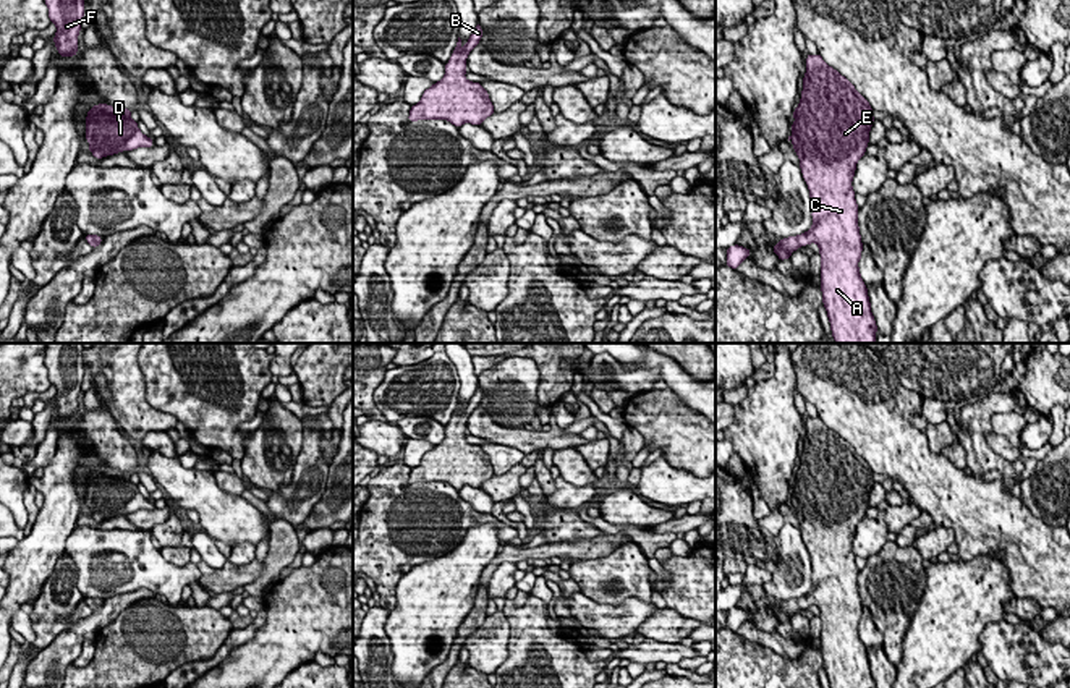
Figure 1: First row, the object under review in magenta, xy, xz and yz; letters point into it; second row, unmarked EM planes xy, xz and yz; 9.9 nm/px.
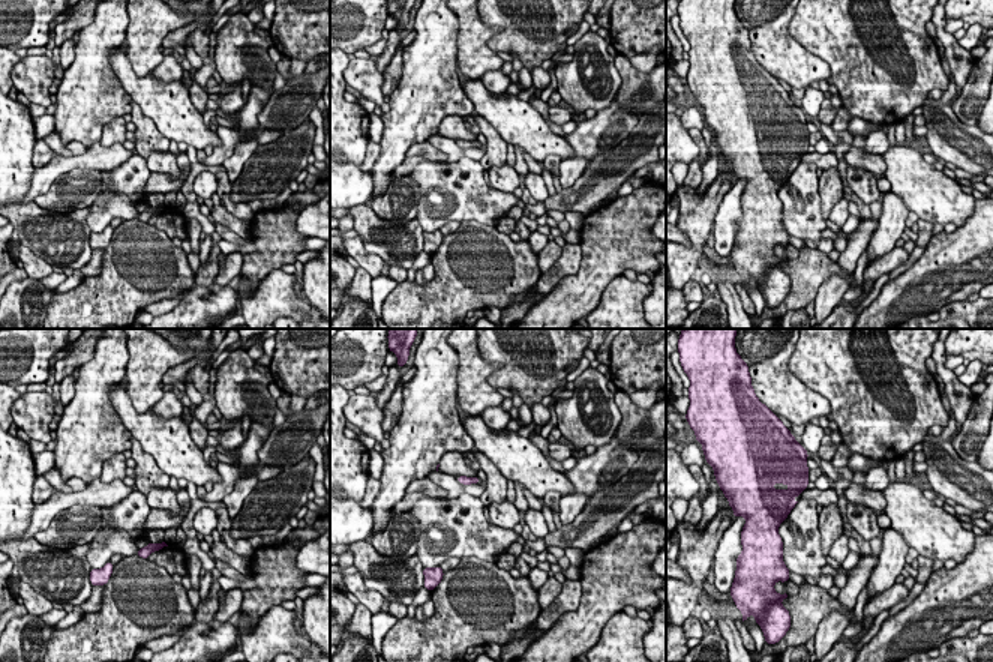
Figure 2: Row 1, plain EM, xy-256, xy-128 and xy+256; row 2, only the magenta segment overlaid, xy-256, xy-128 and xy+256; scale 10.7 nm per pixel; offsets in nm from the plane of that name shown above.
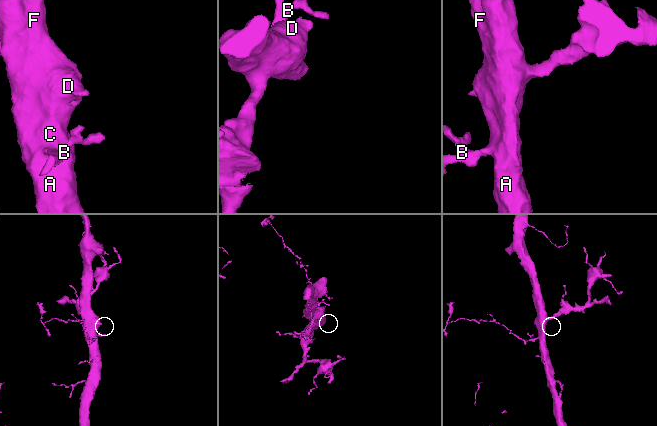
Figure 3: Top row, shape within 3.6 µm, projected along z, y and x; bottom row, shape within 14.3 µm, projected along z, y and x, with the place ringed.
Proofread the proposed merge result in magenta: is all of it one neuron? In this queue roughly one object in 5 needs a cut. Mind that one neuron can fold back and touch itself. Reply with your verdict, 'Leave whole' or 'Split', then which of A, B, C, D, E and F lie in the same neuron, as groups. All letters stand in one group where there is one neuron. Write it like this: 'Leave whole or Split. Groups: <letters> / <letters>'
Leave whole. Groups: A B C D E F

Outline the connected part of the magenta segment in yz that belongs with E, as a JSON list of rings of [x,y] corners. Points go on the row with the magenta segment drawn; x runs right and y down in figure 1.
[[[819,53],[806,57],[806,73],[800,105],[793,110],[788,141],[800,159],[803,180],[808,185],[813,225],[808,231],[782,238],[772,253],[779,261],[790,259],[800,246],[816,243],[821,254],[821,291],[835,343],[874,343],[877,325],[871,312],[866,283],[861,280],[858,262],[863,243],[858,227],[858,204],[851,186],[856,164],[866,154],[869,131],[874,123],[869,102]]]

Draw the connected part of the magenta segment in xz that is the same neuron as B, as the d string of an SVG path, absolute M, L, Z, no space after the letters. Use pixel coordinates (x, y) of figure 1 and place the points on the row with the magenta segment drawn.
M478 24L463 49L458 37L450 62L445 63L444 78L426 89L416 105L411 105L408 121L447 120L456 128L465 123L479 126L487 117L495 113L489 92L481 83L465 78L468 71L465 62L469 52L479 44L482 31Z

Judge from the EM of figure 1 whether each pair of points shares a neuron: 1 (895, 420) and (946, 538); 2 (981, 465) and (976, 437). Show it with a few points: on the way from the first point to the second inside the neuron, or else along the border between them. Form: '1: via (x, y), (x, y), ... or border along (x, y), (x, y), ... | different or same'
1: border along (936, 525), (947, 526), (954, 533), (955, 541) | different
2: via (980, 458), (976, 444) | same

